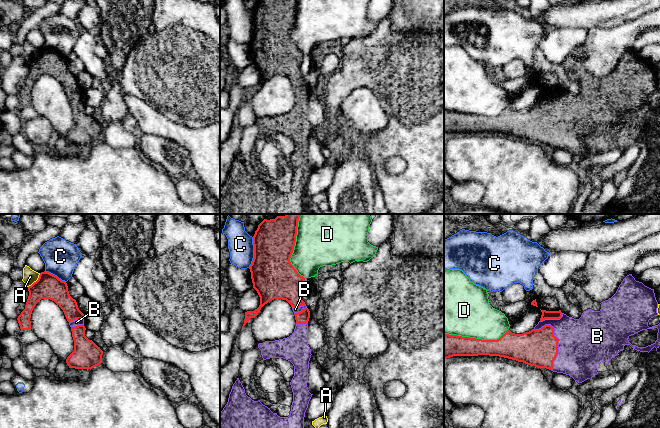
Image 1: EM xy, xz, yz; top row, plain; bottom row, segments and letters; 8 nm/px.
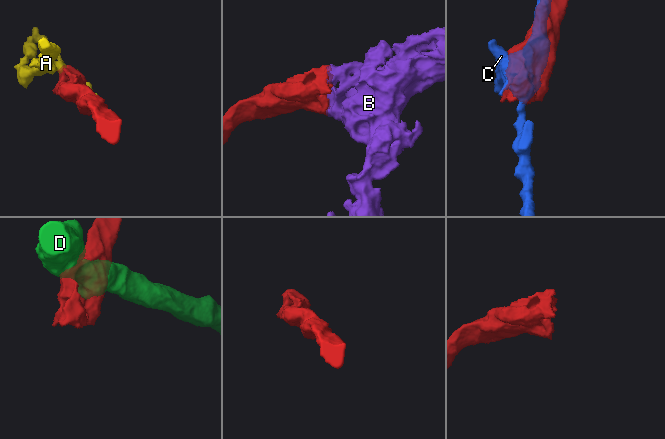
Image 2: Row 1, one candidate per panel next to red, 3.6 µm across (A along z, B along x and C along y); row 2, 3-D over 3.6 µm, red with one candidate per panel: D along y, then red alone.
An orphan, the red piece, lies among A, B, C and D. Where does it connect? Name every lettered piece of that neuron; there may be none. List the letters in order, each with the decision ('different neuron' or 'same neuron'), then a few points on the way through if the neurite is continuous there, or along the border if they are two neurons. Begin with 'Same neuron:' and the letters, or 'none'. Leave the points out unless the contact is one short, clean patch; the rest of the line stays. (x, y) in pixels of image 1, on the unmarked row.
Same neuron: B
A: different neuron
B: same neuron
C: different neuron
D: different neuron

